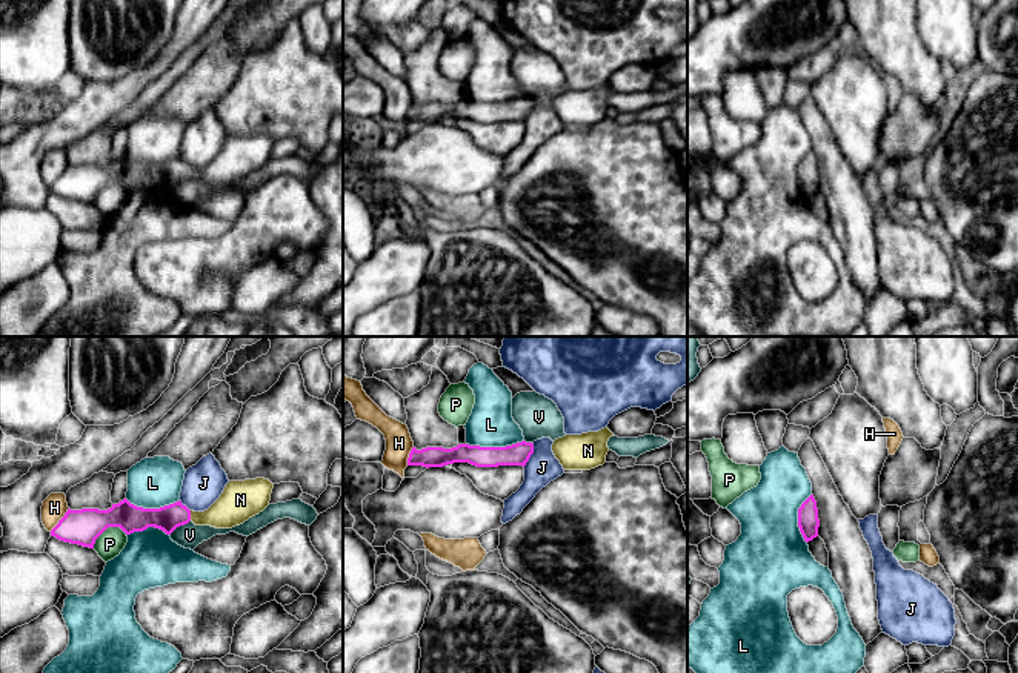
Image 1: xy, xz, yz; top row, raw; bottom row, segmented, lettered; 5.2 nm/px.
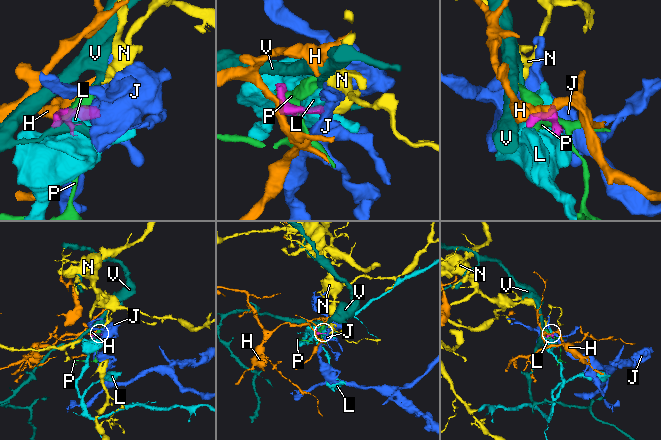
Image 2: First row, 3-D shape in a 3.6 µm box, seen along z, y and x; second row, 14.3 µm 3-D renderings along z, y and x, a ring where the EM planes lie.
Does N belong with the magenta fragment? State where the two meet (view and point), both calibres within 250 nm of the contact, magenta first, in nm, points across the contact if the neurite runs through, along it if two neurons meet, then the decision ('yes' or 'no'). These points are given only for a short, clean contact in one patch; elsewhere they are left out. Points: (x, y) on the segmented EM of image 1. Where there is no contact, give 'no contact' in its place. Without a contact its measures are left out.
contact xy (189, 515); calibres 140 and 190 nm; way xy (168, 518), (189, 515), (216, 517), (236, 504); yes

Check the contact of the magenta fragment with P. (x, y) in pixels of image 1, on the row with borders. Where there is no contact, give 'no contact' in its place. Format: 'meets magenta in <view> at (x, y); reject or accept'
meets magenta in xy at (106, 527); reject

